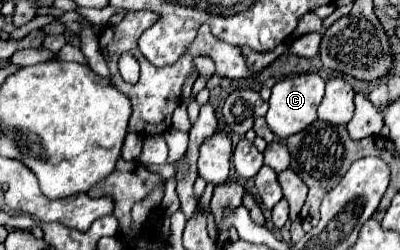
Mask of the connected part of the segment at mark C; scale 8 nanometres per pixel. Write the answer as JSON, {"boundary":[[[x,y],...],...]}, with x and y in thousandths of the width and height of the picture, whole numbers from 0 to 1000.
{"boundary":[[[748,296],[748,304],[728,304],[728,312],[693,328],[678,352],[673,448],[663,464],[673,512],[703,560],[713,560],[728,536],[743,536],[758,512],[768,512],[783,480],[793,480],[793,432],[803,416],[808,368],[813,368],[813,320],[798,296]]]}

